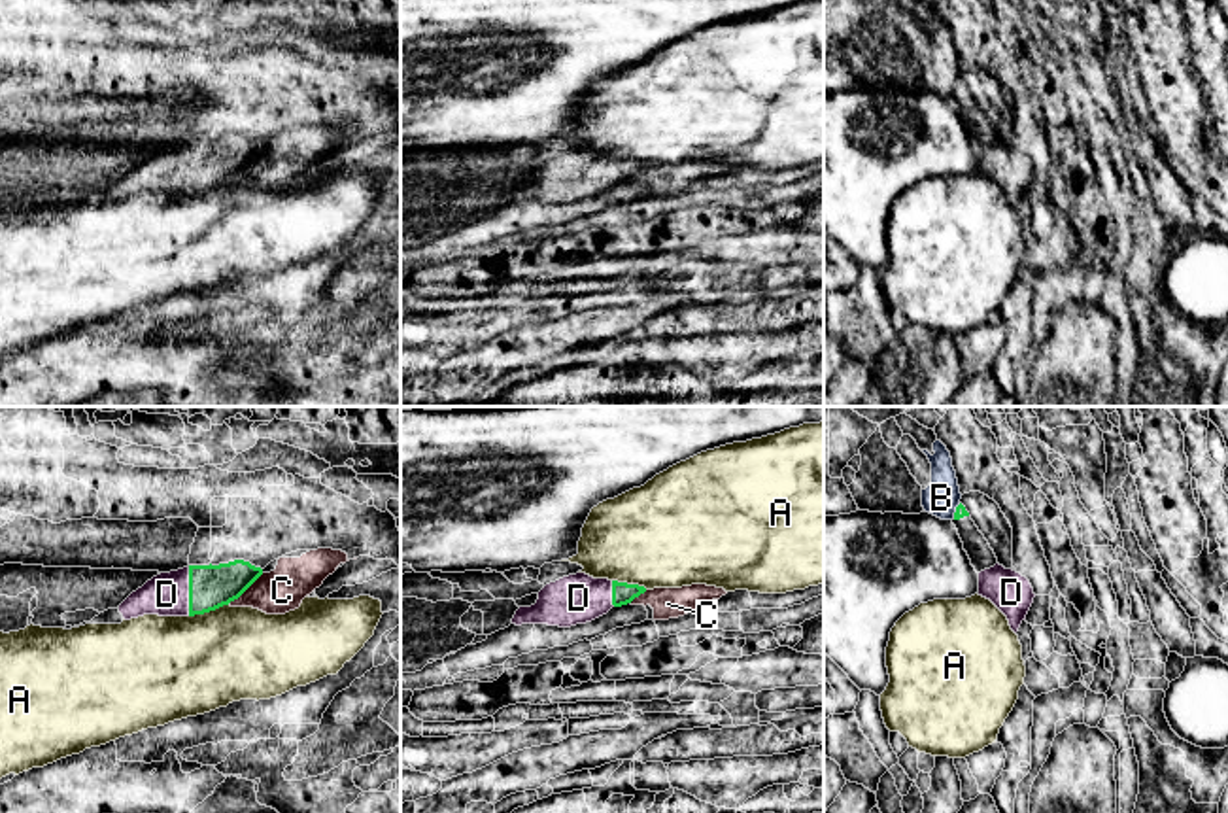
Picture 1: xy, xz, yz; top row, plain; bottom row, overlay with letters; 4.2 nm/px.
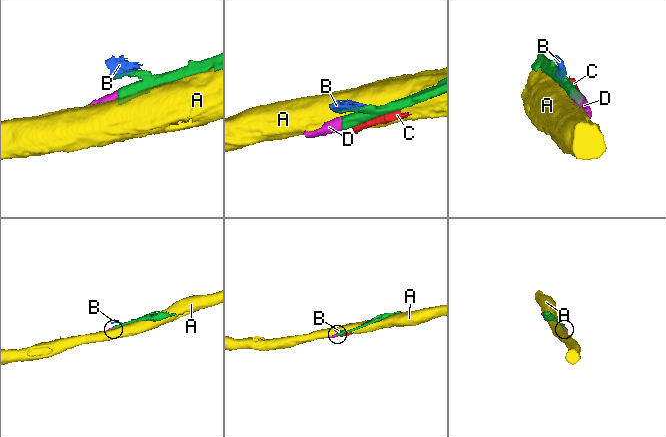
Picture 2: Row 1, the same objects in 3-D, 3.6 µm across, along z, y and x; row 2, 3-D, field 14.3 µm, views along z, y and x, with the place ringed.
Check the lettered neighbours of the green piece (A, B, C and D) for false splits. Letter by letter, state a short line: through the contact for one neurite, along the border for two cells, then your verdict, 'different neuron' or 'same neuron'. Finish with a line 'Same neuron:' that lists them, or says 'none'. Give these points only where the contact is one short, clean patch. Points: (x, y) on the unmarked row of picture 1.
A: different neuron
B: line yz (960, 80), (953, 93); different neuron
C: different neuron
D: same neuron
Same neuron: D

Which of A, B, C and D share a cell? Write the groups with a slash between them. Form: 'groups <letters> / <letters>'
groups A / B / C / D

